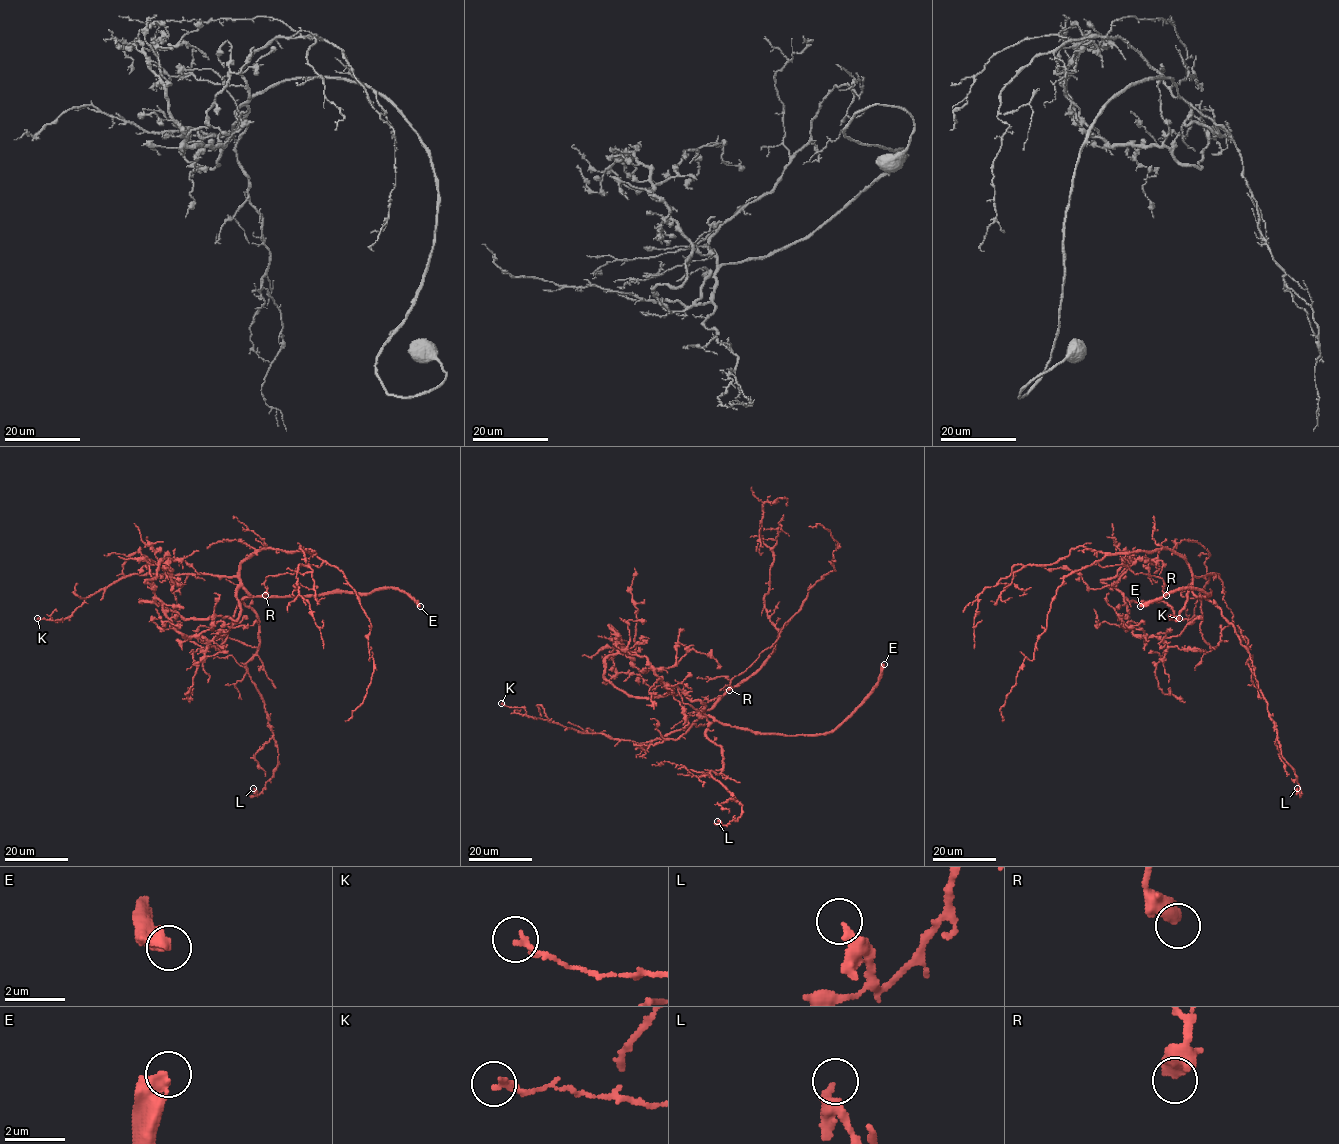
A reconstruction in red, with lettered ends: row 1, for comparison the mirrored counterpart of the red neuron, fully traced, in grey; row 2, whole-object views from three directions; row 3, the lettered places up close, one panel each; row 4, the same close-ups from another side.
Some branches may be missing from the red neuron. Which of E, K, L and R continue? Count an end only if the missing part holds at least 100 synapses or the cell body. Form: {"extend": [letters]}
{"extend": ["E"]}

